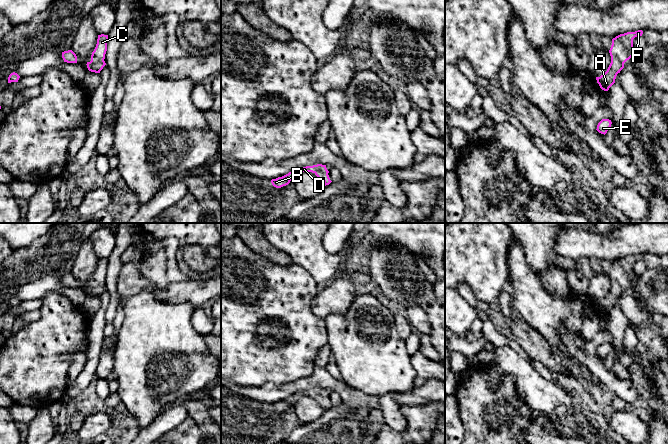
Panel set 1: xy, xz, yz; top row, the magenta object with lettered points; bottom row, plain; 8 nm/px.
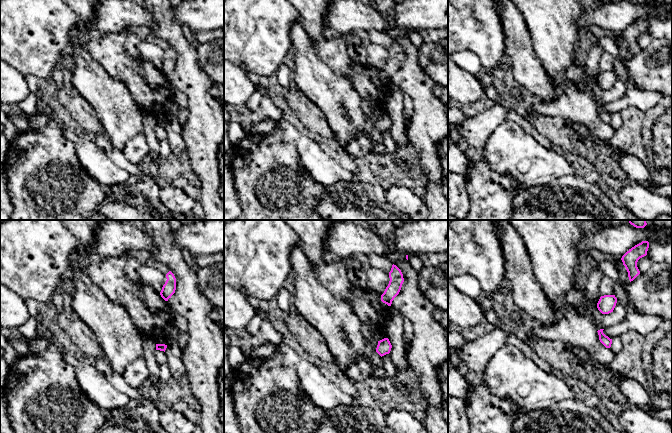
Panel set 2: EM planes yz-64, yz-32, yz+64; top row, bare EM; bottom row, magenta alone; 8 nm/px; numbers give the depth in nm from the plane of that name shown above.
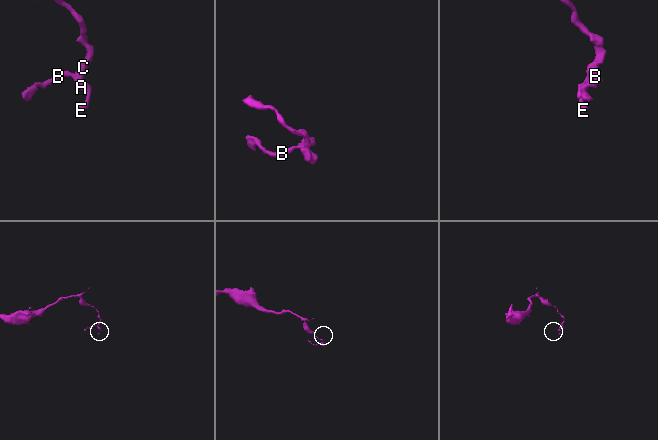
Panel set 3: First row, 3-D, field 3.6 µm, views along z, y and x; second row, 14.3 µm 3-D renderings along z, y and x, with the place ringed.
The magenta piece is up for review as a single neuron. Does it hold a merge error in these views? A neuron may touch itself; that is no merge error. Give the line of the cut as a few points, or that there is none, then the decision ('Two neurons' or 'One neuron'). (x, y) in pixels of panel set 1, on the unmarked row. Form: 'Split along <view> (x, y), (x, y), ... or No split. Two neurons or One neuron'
No split. One neuron

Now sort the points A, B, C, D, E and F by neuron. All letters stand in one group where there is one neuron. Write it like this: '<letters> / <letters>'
A B C D E F

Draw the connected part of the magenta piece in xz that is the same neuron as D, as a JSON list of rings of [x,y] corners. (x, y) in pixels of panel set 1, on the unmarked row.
[[[317,388],[313,390],[297,392],[282,401],[272,403],[271,407],[274,411],[281,412],[288,409],[292,404],[295,404],[302,396],[314,397],[319,403],[322,403],[324,405],[325,410],[329,409],[332,406],[329,402],[329,395],[327,394],[326,389]]]

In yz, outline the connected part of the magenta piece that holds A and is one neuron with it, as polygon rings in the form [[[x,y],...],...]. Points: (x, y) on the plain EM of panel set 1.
[[[643,255],[627,256],[620,258],[612,263],[612,269],[609,274],[611,287],[607,295],[600,301],[596,301],[597,307],[604,315],[615,307],[618,297],[624,292],[624,287],[629,284],[635,277],[633,271],[633,263],[637,260],[642,260]]]

